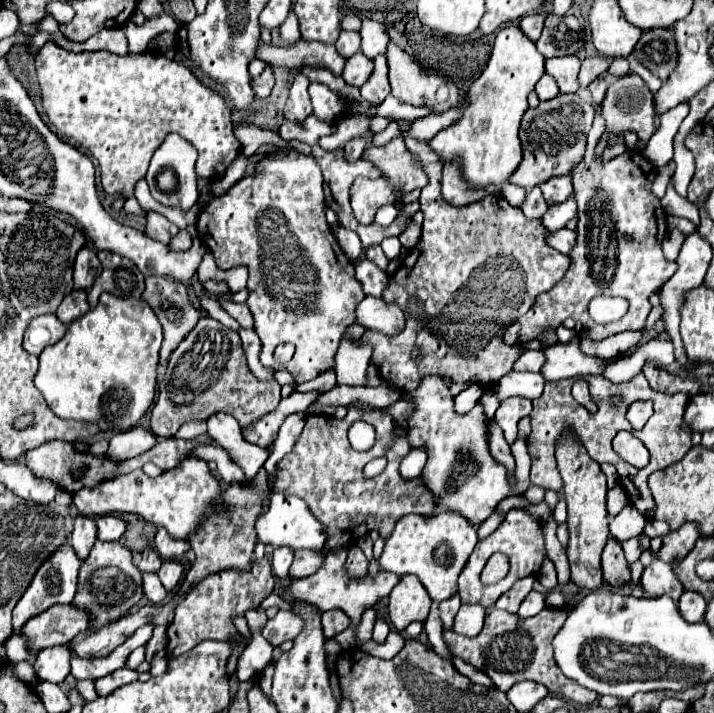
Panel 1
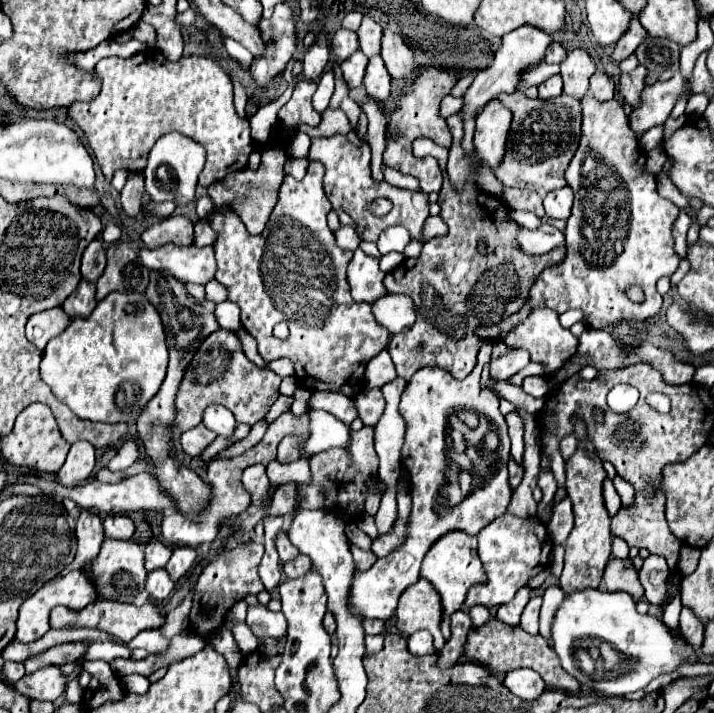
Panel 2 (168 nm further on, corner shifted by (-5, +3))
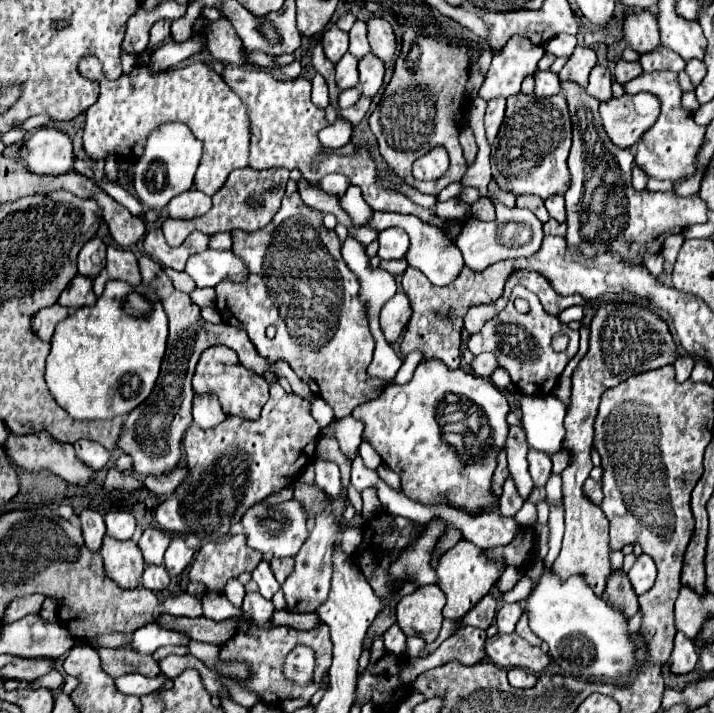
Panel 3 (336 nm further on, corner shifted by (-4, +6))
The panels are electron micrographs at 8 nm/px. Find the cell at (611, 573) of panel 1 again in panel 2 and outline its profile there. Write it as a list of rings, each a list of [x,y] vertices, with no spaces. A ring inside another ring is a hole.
[[[609,559],[605,575],[603,575],[605,587],[607,591],[625,591],[629,593],[635,603],[639,603],[639,599],[643,597],[643,587],[639,583],[639,575],[633,569],[633,565],[629,563],[629,559]]]

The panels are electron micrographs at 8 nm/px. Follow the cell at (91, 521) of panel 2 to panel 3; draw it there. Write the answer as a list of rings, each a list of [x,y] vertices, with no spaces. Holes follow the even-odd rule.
[[[82,510],[80,522],[82,522],[82,532],[84,532],[86,548],[92,550],[92,552],[100,550],[102,538],[104,538],[104,534],[106,534],[104,518],[102,518],[96,510]]]

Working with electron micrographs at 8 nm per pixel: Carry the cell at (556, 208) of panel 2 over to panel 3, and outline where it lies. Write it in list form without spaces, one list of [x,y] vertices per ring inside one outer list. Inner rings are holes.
[[[550,196],[546,200],[546,210],[548,214],[558,220],[558,222],[564,222],[566,220],[566,210],[564,210],[564,196]]]

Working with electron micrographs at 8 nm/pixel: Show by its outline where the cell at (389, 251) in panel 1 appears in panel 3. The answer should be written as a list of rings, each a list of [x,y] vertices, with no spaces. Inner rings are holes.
[[[386,228],[378,236],[378,244],[380,244],[378,256],[382,260],[404,258],[406,250],[408,250],[408,236],[402,228]]]

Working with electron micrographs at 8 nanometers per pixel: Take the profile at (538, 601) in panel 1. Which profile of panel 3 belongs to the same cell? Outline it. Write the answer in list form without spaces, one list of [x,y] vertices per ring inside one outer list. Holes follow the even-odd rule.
[[[526,612],[522,614],[522,618],[520,618],[518,624],[516,624],[516,632],[518,632],[526,642],[530,642],[532,646],[540,646],[540,644],[542,644],[542,640],[538,640],[538,636],[534,636],[534,632],[530,632],[530,626],[528,626],[528,620],[526,620]]]

